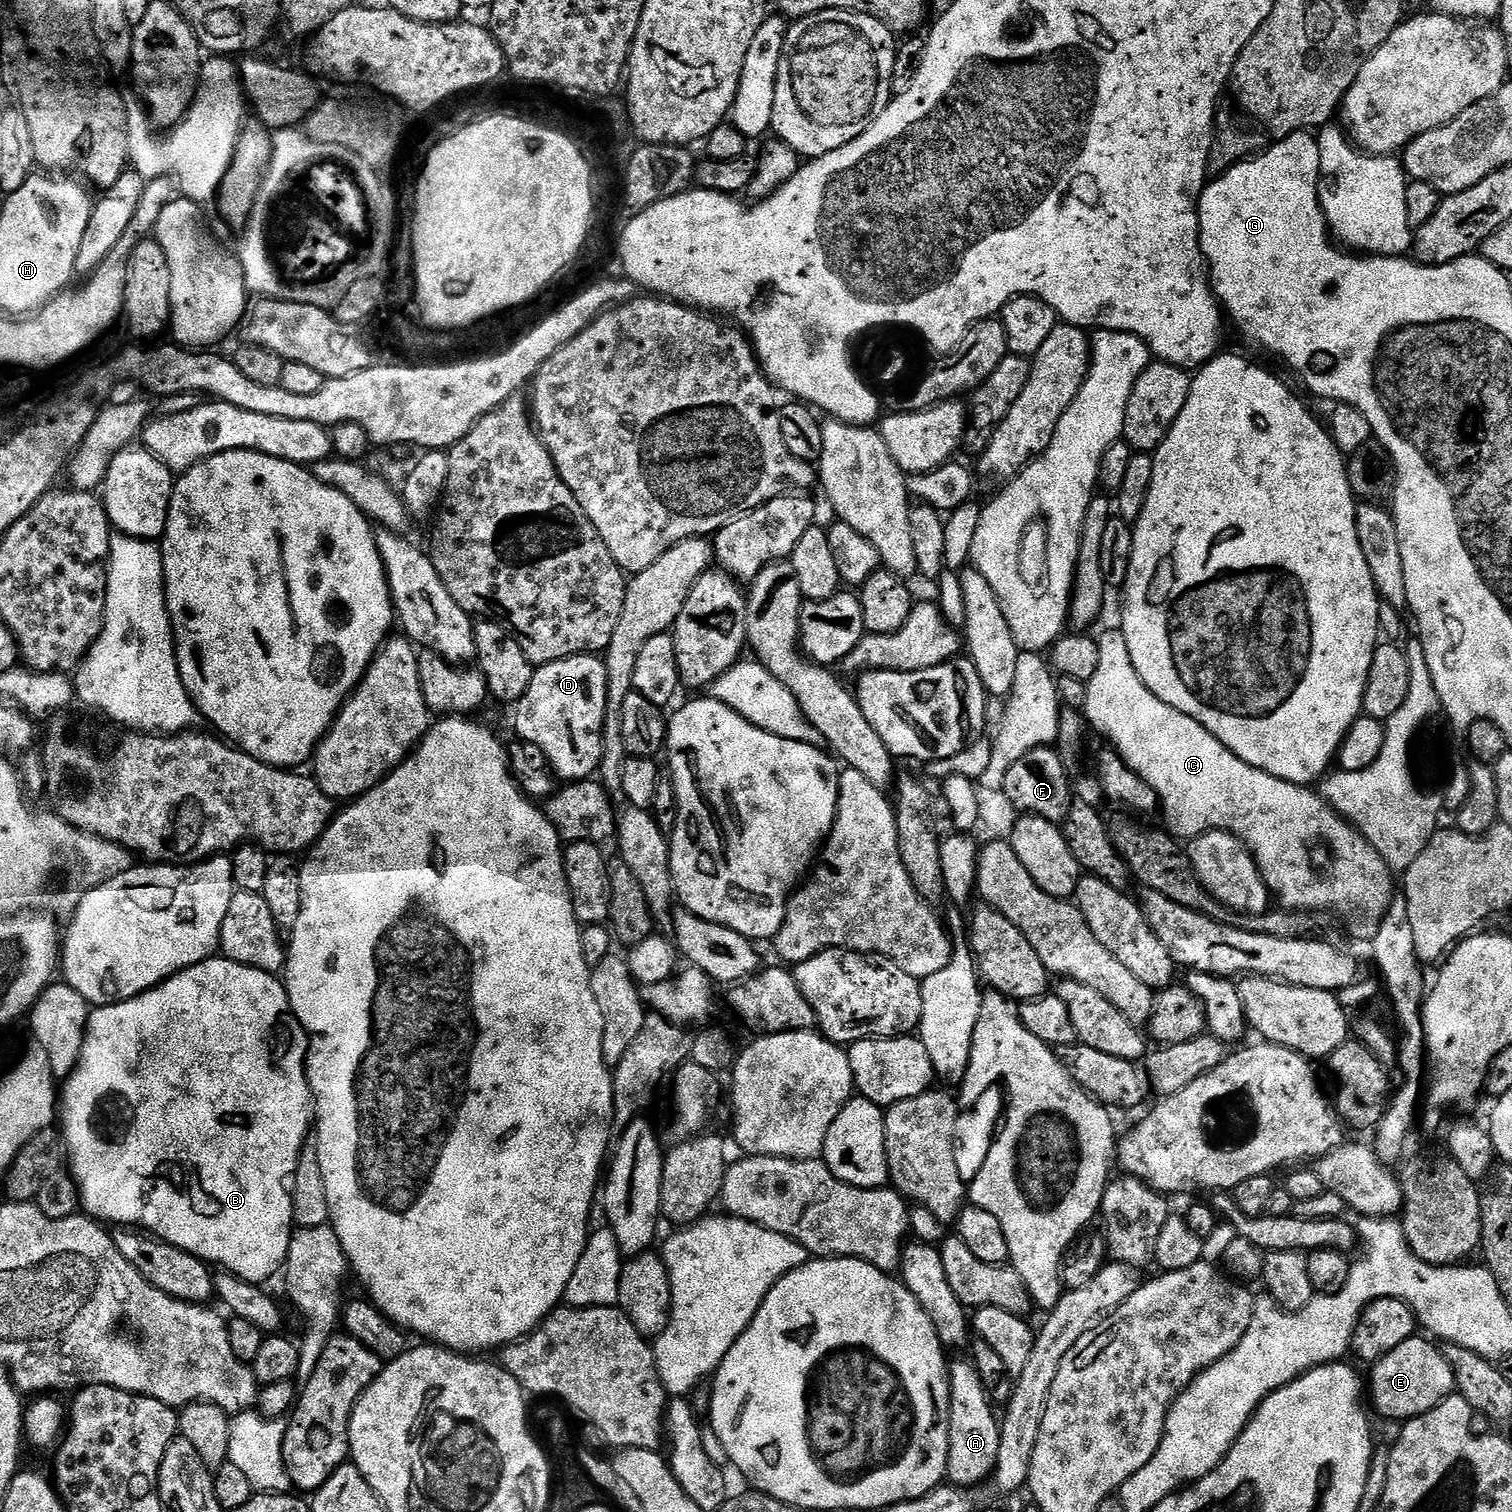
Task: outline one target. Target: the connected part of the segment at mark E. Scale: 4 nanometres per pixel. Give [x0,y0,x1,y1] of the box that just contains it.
[1370,1334,1456,1420]

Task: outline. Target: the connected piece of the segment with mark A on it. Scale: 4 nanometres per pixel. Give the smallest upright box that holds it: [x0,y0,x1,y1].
[946,1359,1000,1490]

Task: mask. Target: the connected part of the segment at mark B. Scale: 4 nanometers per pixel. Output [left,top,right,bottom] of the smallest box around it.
[58,958,314,1286]

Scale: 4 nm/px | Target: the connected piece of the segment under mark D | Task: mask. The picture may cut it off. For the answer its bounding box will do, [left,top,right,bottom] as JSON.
[514,655,608,782]

